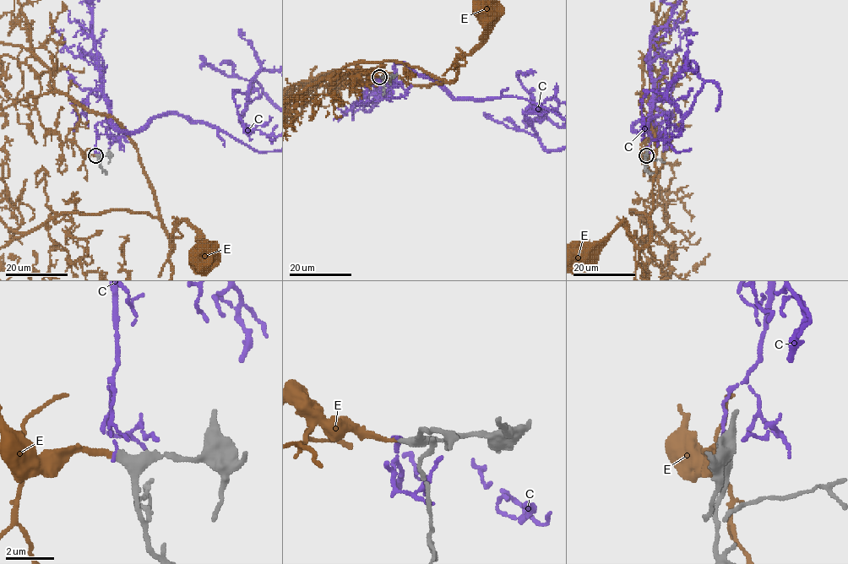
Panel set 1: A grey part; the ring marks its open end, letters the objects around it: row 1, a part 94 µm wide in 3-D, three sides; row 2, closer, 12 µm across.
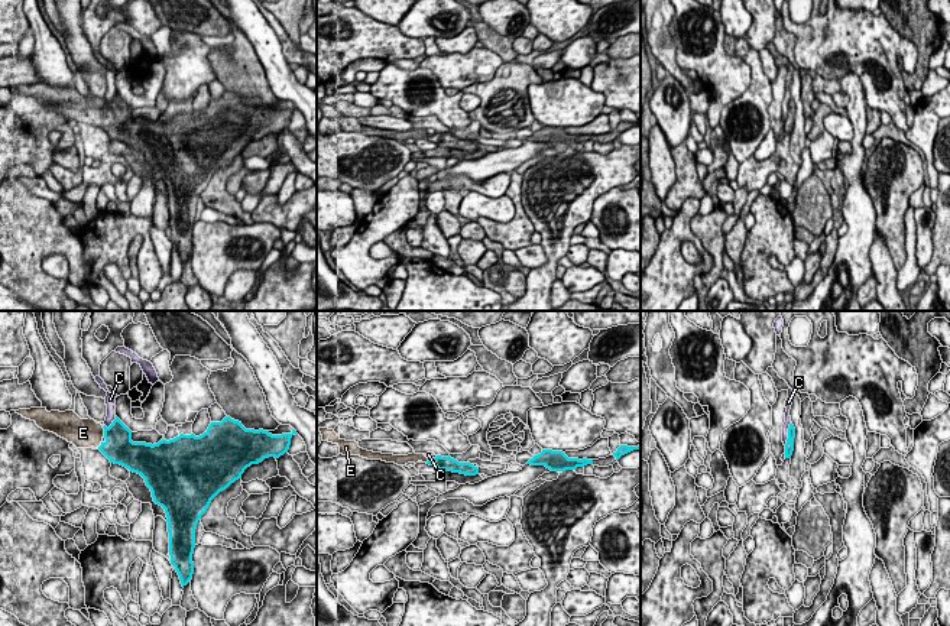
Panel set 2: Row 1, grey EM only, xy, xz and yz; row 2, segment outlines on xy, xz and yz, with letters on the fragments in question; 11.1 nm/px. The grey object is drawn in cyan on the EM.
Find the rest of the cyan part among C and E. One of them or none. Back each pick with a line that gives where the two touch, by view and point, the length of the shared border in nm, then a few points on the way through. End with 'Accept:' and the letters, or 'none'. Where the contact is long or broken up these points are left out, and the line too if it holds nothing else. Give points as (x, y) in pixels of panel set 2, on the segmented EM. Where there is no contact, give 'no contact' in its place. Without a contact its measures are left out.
E: meets cyan in xy at (104, 431); contact 120 nm long; runs through xy (119, 448), (104, 431), (83, 432)
Accept: E

